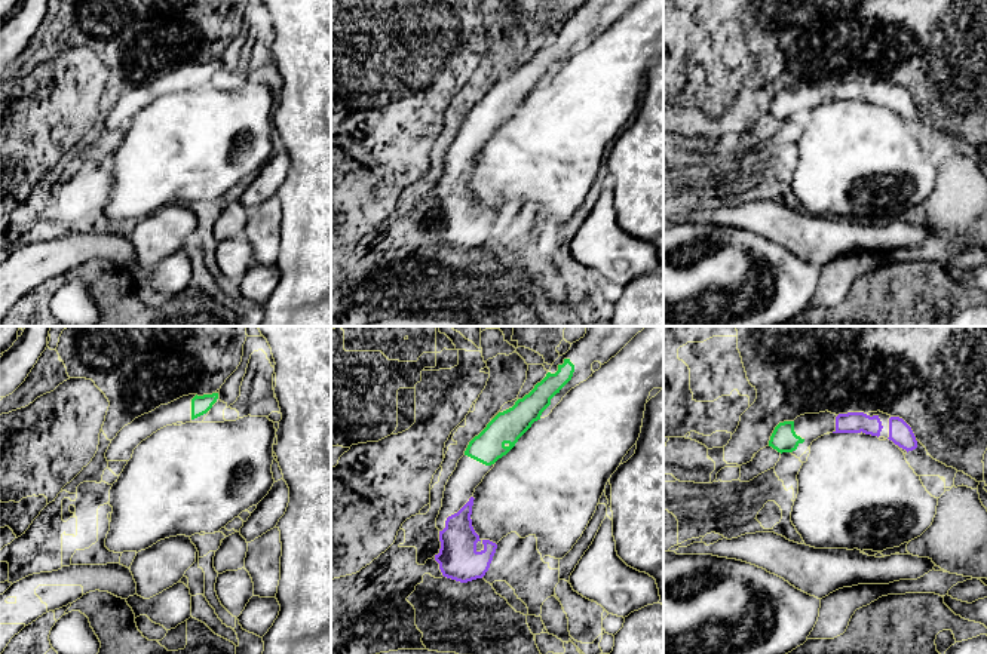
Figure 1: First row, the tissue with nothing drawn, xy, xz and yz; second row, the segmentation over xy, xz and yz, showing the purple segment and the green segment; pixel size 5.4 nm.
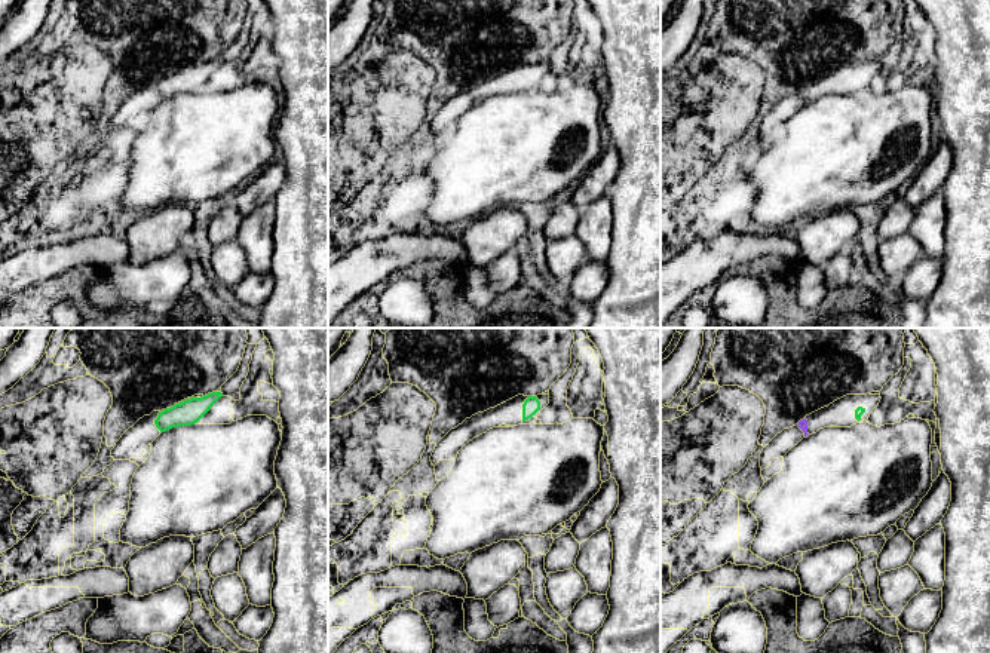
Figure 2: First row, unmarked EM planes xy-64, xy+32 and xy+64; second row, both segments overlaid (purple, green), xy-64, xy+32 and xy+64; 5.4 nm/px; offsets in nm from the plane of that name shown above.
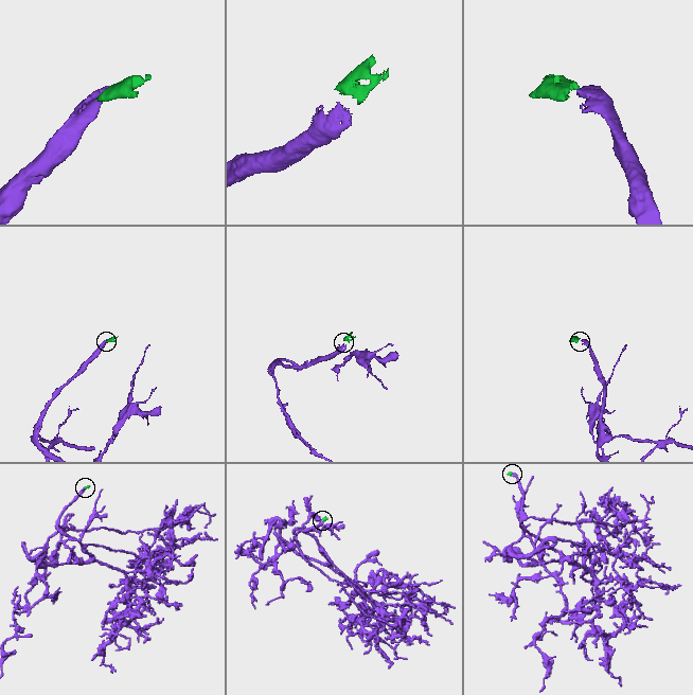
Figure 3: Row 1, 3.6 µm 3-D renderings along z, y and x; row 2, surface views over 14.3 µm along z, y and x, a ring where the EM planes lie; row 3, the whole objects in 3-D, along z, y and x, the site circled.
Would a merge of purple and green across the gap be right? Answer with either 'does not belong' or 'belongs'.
belongs

